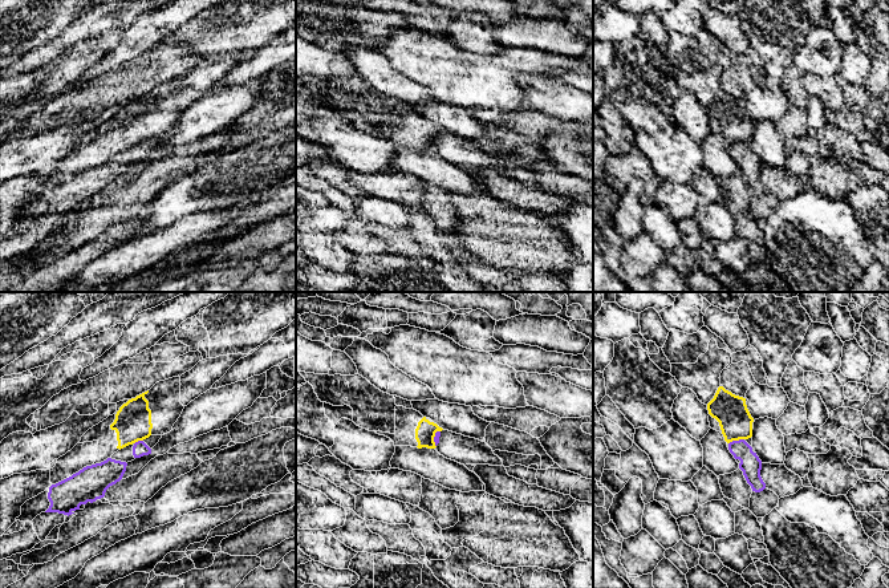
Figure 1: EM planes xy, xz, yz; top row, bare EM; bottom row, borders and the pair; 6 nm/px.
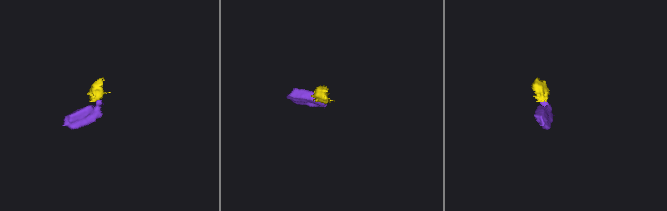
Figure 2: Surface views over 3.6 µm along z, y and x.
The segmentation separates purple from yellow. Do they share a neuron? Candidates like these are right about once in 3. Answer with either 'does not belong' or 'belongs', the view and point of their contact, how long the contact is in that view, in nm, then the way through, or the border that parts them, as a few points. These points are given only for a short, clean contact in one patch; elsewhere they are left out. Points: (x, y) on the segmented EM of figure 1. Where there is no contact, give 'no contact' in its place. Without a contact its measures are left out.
does not belong; meets purple in yz at (735, 441); contact 100 nm long; border along yz (743, 438), (729, 443)

